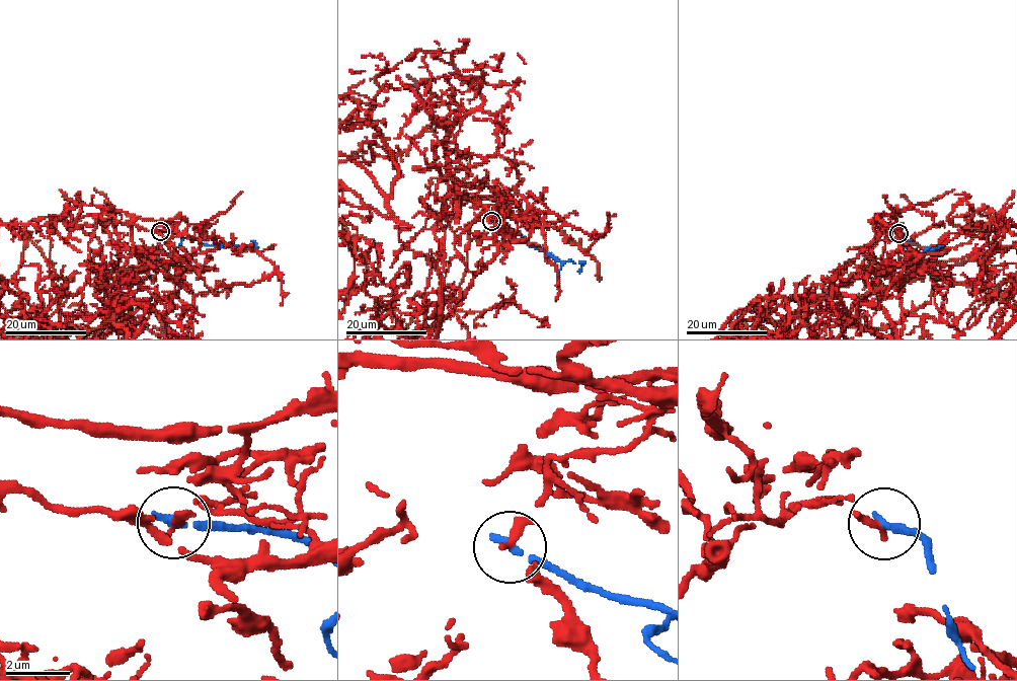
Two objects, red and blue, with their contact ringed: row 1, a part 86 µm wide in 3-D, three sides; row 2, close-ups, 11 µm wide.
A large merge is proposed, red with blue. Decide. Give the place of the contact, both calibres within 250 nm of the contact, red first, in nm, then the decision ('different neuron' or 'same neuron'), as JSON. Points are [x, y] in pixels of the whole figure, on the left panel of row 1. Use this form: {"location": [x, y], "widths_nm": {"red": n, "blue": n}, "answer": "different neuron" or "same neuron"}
{"location": [160, 231], "widths_nm": {"red": 280, "blue": 260}, "answer": "different neuron"}

